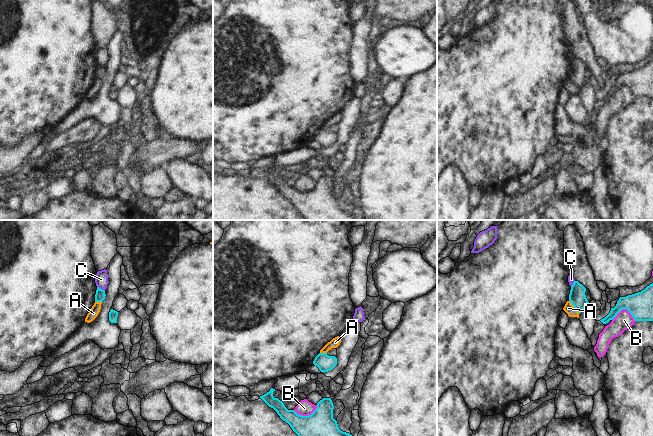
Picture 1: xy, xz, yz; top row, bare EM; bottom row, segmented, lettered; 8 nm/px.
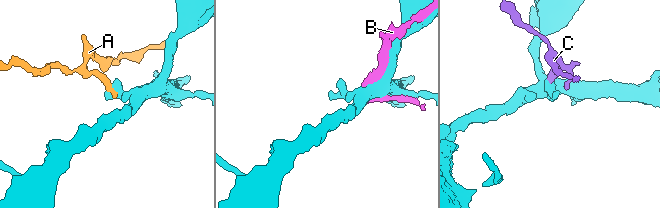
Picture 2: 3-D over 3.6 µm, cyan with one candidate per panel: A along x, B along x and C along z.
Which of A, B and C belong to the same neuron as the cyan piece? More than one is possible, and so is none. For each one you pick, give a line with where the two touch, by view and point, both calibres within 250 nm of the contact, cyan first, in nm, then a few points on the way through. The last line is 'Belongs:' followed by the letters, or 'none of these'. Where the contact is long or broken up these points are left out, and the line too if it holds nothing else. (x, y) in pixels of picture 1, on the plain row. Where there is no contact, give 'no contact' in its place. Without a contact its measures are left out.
Belongs: none of these

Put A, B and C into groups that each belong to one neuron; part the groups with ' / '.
A / B / C

